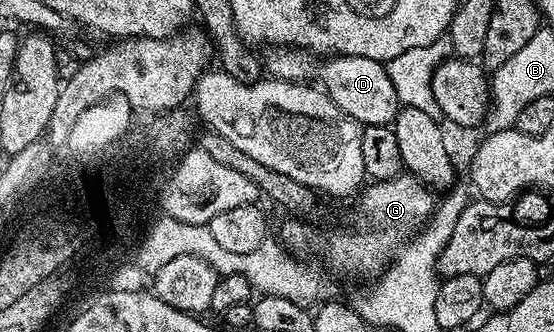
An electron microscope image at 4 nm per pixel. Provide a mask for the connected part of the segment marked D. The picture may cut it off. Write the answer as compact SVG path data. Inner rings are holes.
M339 55L326 59L321 70L322 87L330 95L332 100L342 111L353 119L357 119L360 125L372 126L373 124L390 125L398 114L401 103L393 89L392 81L389 80L388 72L384 63L369 60L368 57L341 57Z

